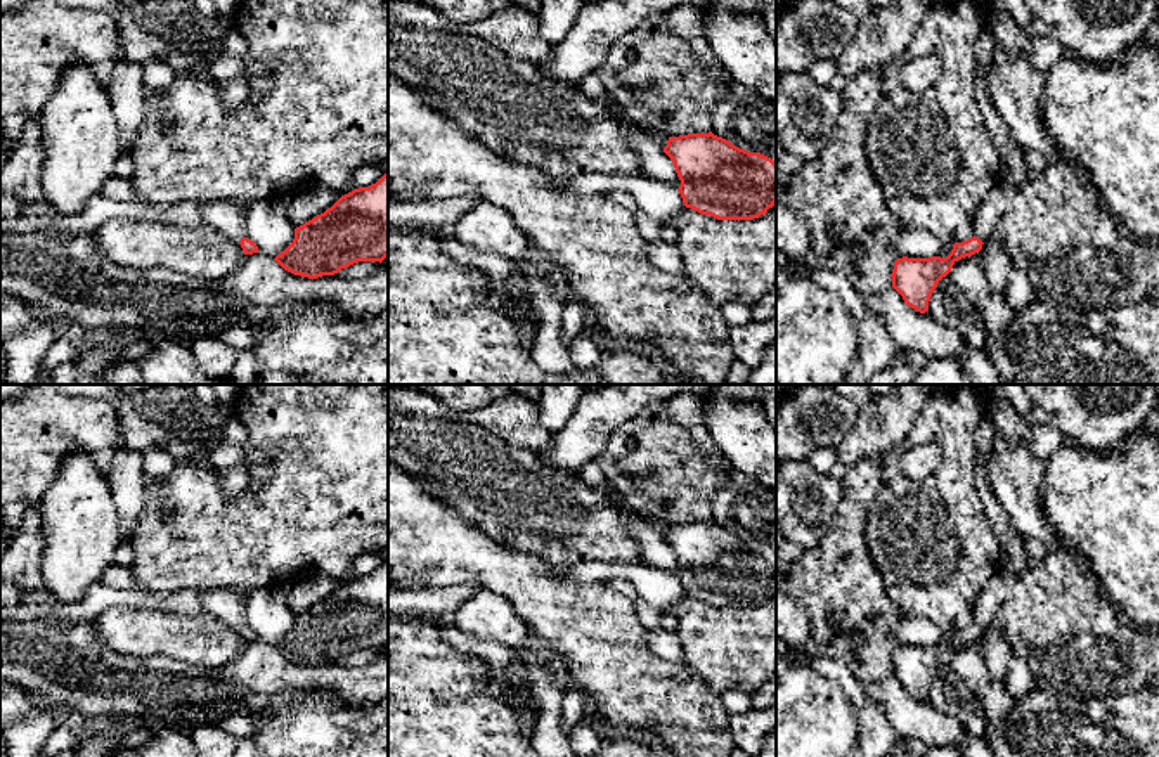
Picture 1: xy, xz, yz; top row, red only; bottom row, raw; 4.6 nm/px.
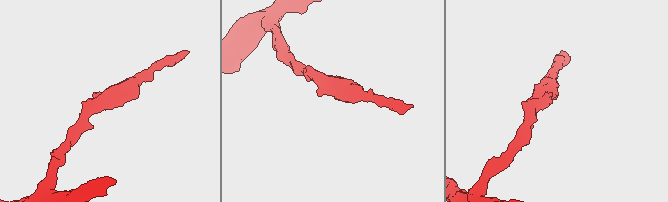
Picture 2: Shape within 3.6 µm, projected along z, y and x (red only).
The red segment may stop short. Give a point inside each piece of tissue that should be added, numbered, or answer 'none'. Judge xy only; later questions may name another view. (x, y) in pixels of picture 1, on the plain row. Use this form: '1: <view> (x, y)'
1: xy (224, 603)

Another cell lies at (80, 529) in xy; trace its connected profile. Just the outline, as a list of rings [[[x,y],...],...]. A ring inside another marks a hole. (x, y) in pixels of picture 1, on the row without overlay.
[[[74,450],[62,459],[40,509],[45,584],[59,599],[76,603],[116,563],[121,537],[111,487],[94,459]]]

